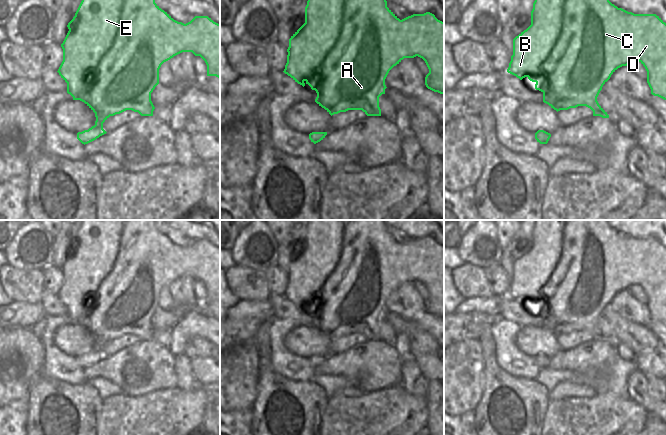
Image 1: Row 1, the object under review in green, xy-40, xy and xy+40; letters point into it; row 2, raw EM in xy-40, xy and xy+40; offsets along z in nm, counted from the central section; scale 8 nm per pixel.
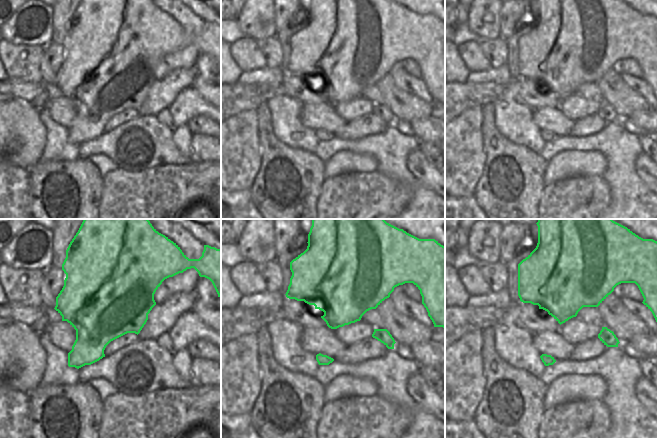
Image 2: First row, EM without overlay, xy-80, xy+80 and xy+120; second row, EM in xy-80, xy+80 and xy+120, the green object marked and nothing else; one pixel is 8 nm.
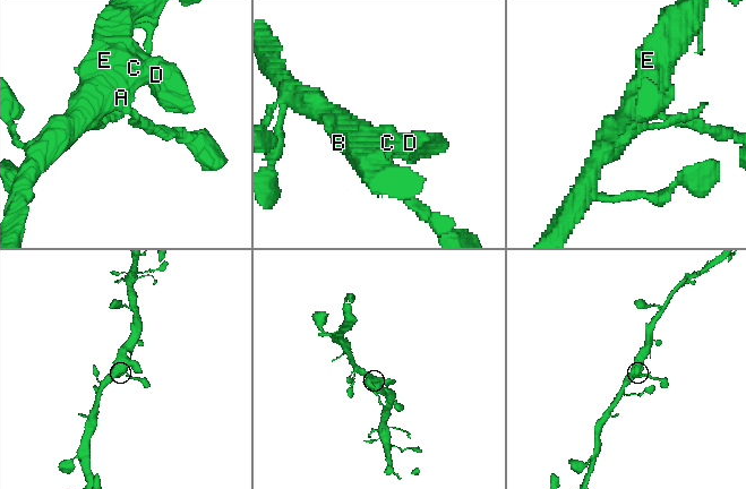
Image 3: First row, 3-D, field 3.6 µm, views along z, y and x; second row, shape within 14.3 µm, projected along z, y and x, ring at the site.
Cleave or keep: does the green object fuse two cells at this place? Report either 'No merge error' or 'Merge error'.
No merge error.

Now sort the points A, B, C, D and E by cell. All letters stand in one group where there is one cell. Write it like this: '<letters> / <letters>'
A B C D E

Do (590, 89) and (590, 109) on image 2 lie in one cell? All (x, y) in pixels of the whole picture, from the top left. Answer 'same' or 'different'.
different

